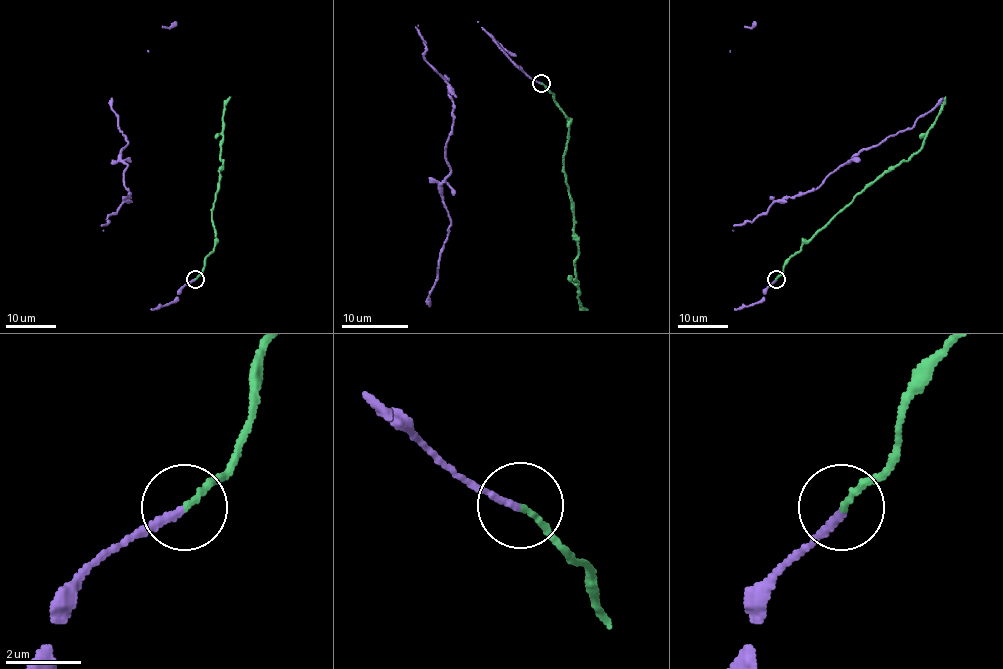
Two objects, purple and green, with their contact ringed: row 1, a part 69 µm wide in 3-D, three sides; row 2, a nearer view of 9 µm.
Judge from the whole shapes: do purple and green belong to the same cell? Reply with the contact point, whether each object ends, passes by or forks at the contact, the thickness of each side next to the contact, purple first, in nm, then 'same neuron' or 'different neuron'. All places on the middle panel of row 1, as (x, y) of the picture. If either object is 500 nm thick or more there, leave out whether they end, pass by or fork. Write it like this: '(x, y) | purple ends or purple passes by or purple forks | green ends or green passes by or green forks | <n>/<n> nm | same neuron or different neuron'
(541, 83) | purple ends | green ends | 180/150 nm | same neuron

